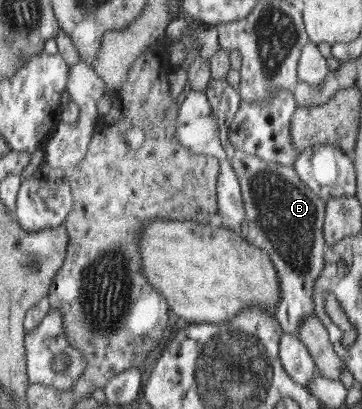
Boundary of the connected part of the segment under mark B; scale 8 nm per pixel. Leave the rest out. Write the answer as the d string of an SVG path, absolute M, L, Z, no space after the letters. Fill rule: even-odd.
M212 78L204 93L216 116L221 144L239 177L243 202L247 205L245 224L237 233L243 236L243 239L249 240L249 243L256 244L261 251L265 251L275 264L281 283L281 302L275 315L285 333L297 334L304 318L314 316L317 308L316 282L326 265L326 200L300 178L293 164L283 166L267 162L232 145L228 134L240 108L238 89L229 85L225 78Z

